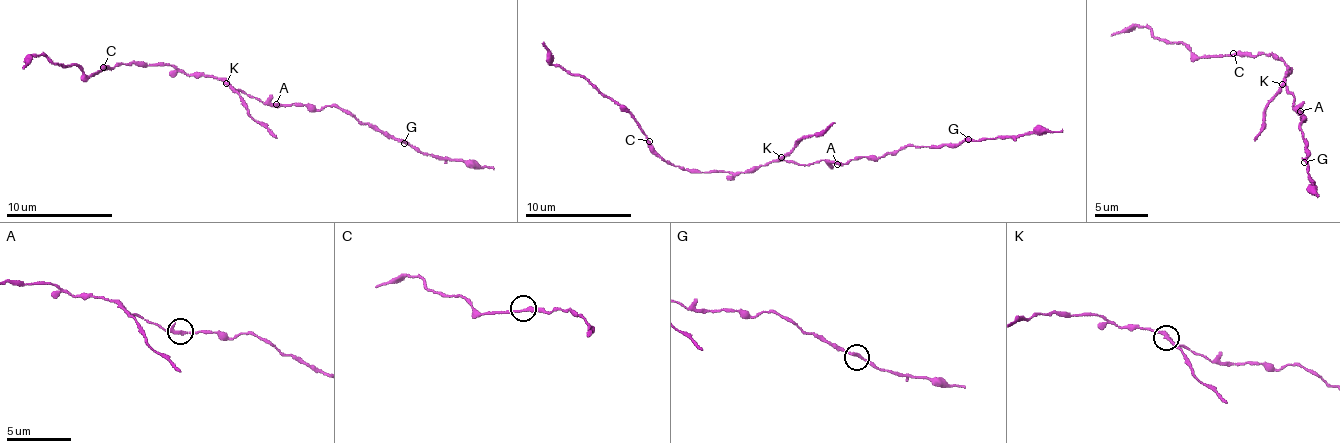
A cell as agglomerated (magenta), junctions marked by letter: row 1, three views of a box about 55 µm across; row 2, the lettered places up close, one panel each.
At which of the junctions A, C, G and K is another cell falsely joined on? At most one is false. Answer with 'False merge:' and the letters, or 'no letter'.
False merge: K

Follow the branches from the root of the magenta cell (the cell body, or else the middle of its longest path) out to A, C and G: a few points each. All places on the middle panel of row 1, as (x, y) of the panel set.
A: (777, 161), (837, 164)
C: (777, 161), (769, 161), (744, 171), (691, 172), (669, 164), (649, 141)
G: (777, 161), (848, 164), (853, 159), (864, 156), (880, 159), (910, 145), (956, 146), (968, 139)

